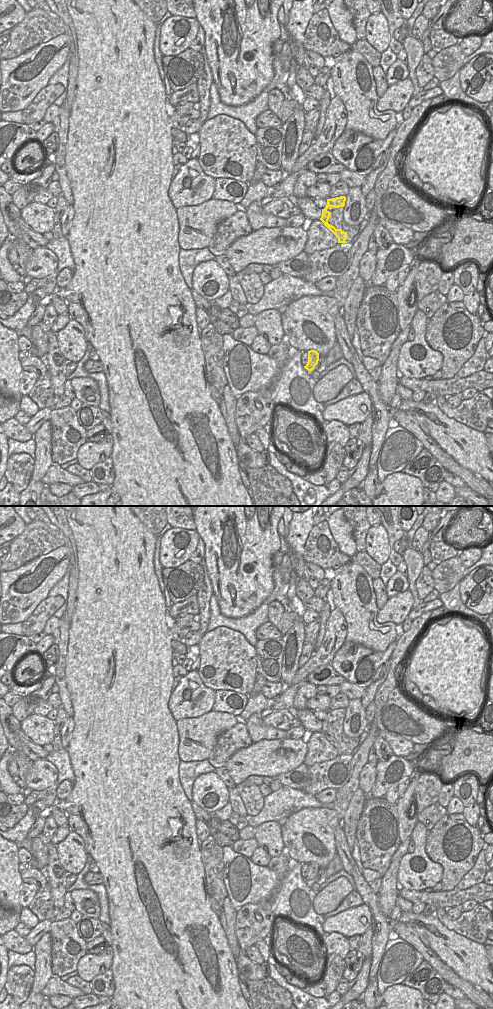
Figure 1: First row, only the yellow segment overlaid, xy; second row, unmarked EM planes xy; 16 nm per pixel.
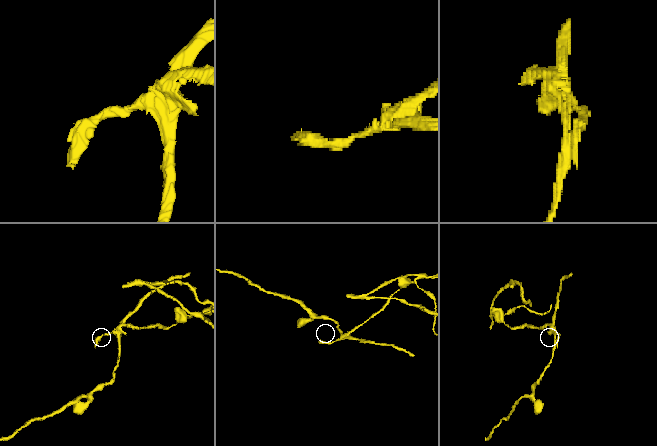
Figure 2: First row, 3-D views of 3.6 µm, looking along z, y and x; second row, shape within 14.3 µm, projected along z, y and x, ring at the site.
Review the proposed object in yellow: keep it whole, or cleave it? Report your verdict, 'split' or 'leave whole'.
split

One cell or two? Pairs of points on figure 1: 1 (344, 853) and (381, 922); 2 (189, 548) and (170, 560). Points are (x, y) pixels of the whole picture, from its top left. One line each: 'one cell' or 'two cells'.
1: one cell
2: one cell

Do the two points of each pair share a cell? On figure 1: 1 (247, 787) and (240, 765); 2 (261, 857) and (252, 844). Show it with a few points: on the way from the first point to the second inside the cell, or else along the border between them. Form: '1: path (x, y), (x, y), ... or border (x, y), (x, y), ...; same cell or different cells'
1: border (245, 779), (235, 785); different cells
2: border (258, 845), (250, 858); different cells

